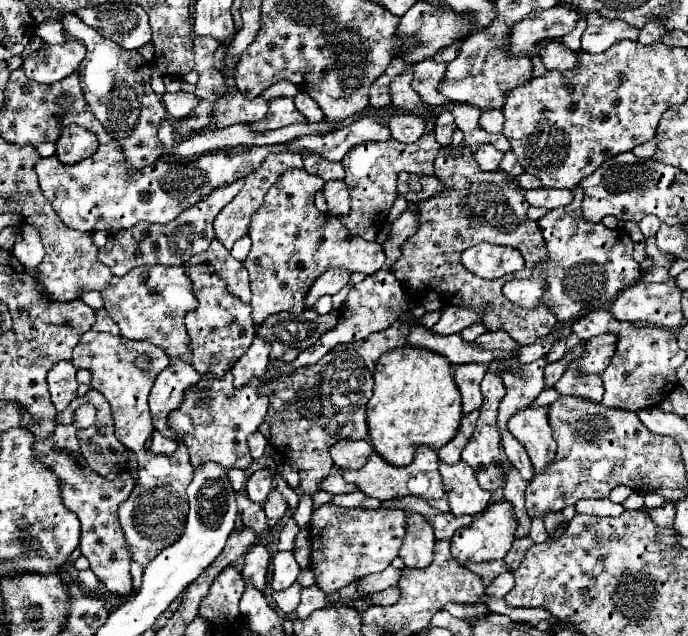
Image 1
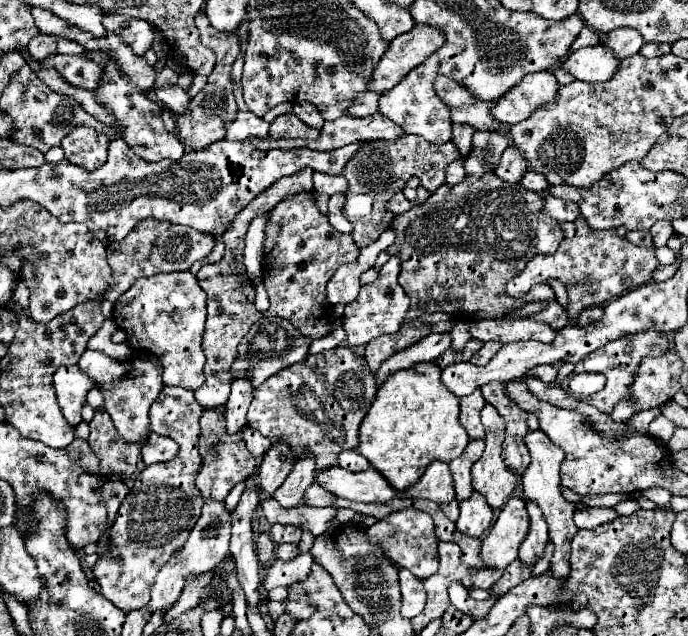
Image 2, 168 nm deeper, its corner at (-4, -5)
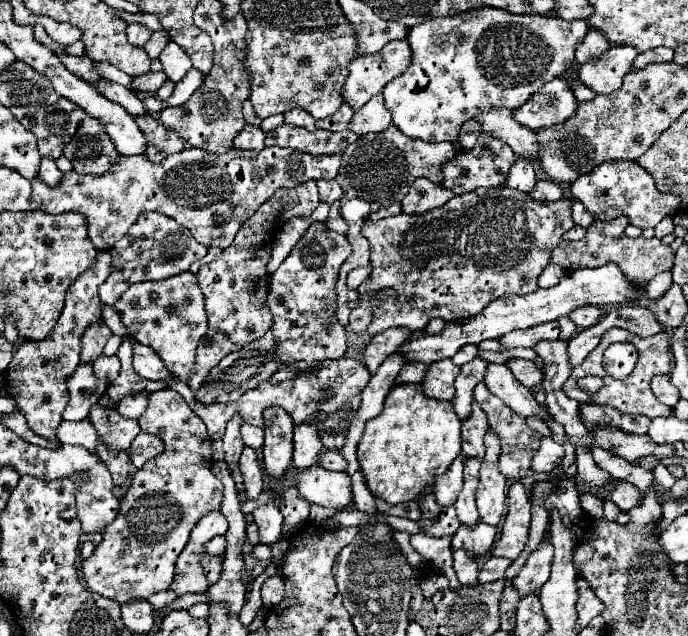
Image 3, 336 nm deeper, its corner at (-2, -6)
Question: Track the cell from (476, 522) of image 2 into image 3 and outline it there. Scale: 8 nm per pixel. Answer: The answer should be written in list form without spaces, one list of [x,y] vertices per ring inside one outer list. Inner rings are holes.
[[[479,523],[475,529],[469,527],[459,527],[459,531],[453,535],[453,551],[457,549],[465,549],[471,551],[475,557],[485,557],[489,553],[489,549],[493,547],[497,529],[485,523]]]

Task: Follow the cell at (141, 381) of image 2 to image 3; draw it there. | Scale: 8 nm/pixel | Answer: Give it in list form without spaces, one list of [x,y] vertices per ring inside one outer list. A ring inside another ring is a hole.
[[[141,393],[141,395],[129,395],[129,397],[125,397],[121,403],[119,403],[119,407],[117,407],[117,411],[123,415],[123,417],[129,417],[129,419],[139,419],[139,415],[145,411],[145,407],[147,407],[147,393]]]

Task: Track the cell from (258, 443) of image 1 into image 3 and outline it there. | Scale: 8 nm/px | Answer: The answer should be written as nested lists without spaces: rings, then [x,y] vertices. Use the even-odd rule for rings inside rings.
[[[243,425],[241,427],[241,439],[245,445],[259,449],[263,445],[263,427],[255,427],[255,425]]]

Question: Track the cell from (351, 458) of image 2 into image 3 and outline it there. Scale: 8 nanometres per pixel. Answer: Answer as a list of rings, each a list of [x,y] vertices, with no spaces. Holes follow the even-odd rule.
[[[323,451],[323,455],[319,455],[317,465],[327,471],[345,471],[347,469],[347,461],[341,457],[339,451]]]

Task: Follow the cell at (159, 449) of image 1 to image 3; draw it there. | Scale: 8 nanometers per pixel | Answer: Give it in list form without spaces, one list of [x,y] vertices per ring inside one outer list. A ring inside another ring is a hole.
[[[139,433],[135,437],[135,441],[129,447],[129,455],[131,455],[131,463],[141,469],[149,459],[155,459],[159,453],[163,451],[163,441],[157,435],[151,433]]]

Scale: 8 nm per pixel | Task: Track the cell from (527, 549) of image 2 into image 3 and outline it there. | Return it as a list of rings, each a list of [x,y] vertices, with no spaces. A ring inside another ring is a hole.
[[[543,537],[537,551],[529,557],[527,565],[513,579],[513,587],[519,591],[521,597],[535,593],[537,589],[543,587],[543,583],[549,579],[551,561],[553,561],[553,545],[547,537]]]

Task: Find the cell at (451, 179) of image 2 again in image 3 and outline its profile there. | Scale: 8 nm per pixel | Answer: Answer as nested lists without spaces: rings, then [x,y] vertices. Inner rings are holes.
[[[421,177],[421,179],[415,179],[409,193],[401,201],[401,211],[409,215],[423,215],[431,209],[445,205],[451,197],[453,193],[447,191],[445,187],[435,187],[435,183]]]

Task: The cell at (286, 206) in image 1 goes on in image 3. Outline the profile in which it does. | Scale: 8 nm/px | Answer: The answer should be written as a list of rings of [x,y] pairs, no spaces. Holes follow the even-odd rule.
[[[313,223],[291,255],[271,275],[267,305],[273,313],[275,355],[281,367],[295,367],[297,375],[313,371],[327,359],[341,359],[345,353],[345,327],[337,321],[337,275],[345,259],[351,255],[351,245],[345,235]]]

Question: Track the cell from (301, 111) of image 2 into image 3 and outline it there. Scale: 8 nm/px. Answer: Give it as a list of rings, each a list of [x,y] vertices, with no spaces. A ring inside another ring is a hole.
[[[289,109],[285,113],[285,123],[289,125],[295,125],[295,127],[303,127],[307,131],[315,131],[315,119],[307,113],[307,111],[301,111],[301,109]]]

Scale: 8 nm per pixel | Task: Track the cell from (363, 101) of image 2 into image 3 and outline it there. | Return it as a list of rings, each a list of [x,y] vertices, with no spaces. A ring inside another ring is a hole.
[[[341,105],[339,111],[333,117],[319,119],[317,129],[327,129],[327,131],[343,131],[349,125],[349,119],[353,117],[353,109],[349,105]]]

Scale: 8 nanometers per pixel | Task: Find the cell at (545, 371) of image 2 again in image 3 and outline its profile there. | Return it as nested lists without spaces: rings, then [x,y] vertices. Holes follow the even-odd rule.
[[[507,359],[505,365],[519,379],[519,383],[525,385],[525,387],[535,387],[535,385],[539,385],[543,381],[543,373],[535,367],[533,361],[527,361],[527,359]]]

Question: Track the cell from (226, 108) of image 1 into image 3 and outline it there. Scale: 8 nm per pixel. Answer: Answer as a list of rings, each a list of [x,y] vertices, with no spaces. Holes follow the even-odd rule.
[[[245,125],[245,129],[235,137],[235,149],[247,151],[261,151],[265,147],[265,133],[259,127]]]

